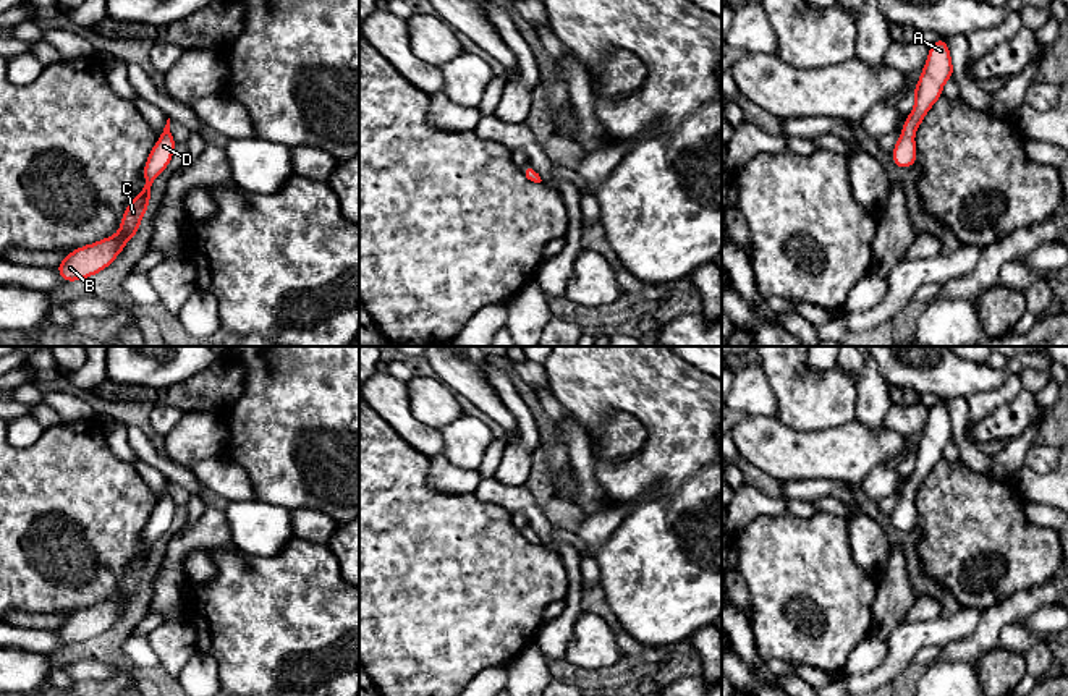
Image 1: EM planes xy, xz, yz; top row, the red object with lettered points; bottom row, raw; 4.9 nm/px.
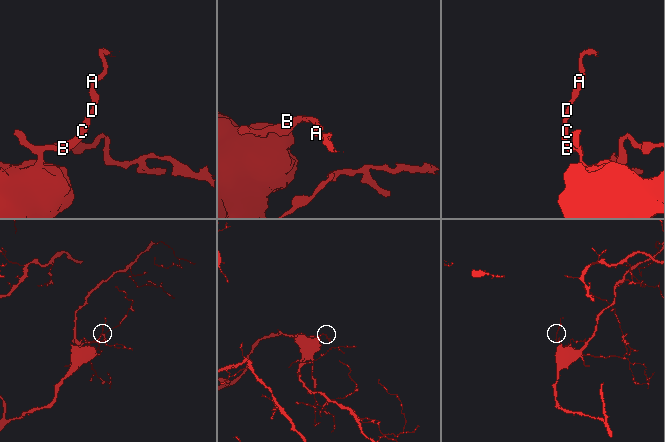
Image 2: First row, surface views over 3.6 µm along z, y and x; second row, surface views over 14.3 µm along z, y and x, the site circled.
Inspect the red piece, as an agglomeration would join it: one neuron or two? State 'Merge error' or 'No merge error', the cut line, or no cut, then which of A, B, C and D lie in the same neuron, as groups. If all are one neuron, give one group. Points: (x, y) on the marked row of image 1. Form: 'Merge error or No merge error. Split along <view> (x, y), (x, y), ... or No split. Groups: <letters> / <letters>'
No merge error. No split. Groups: A B C D

